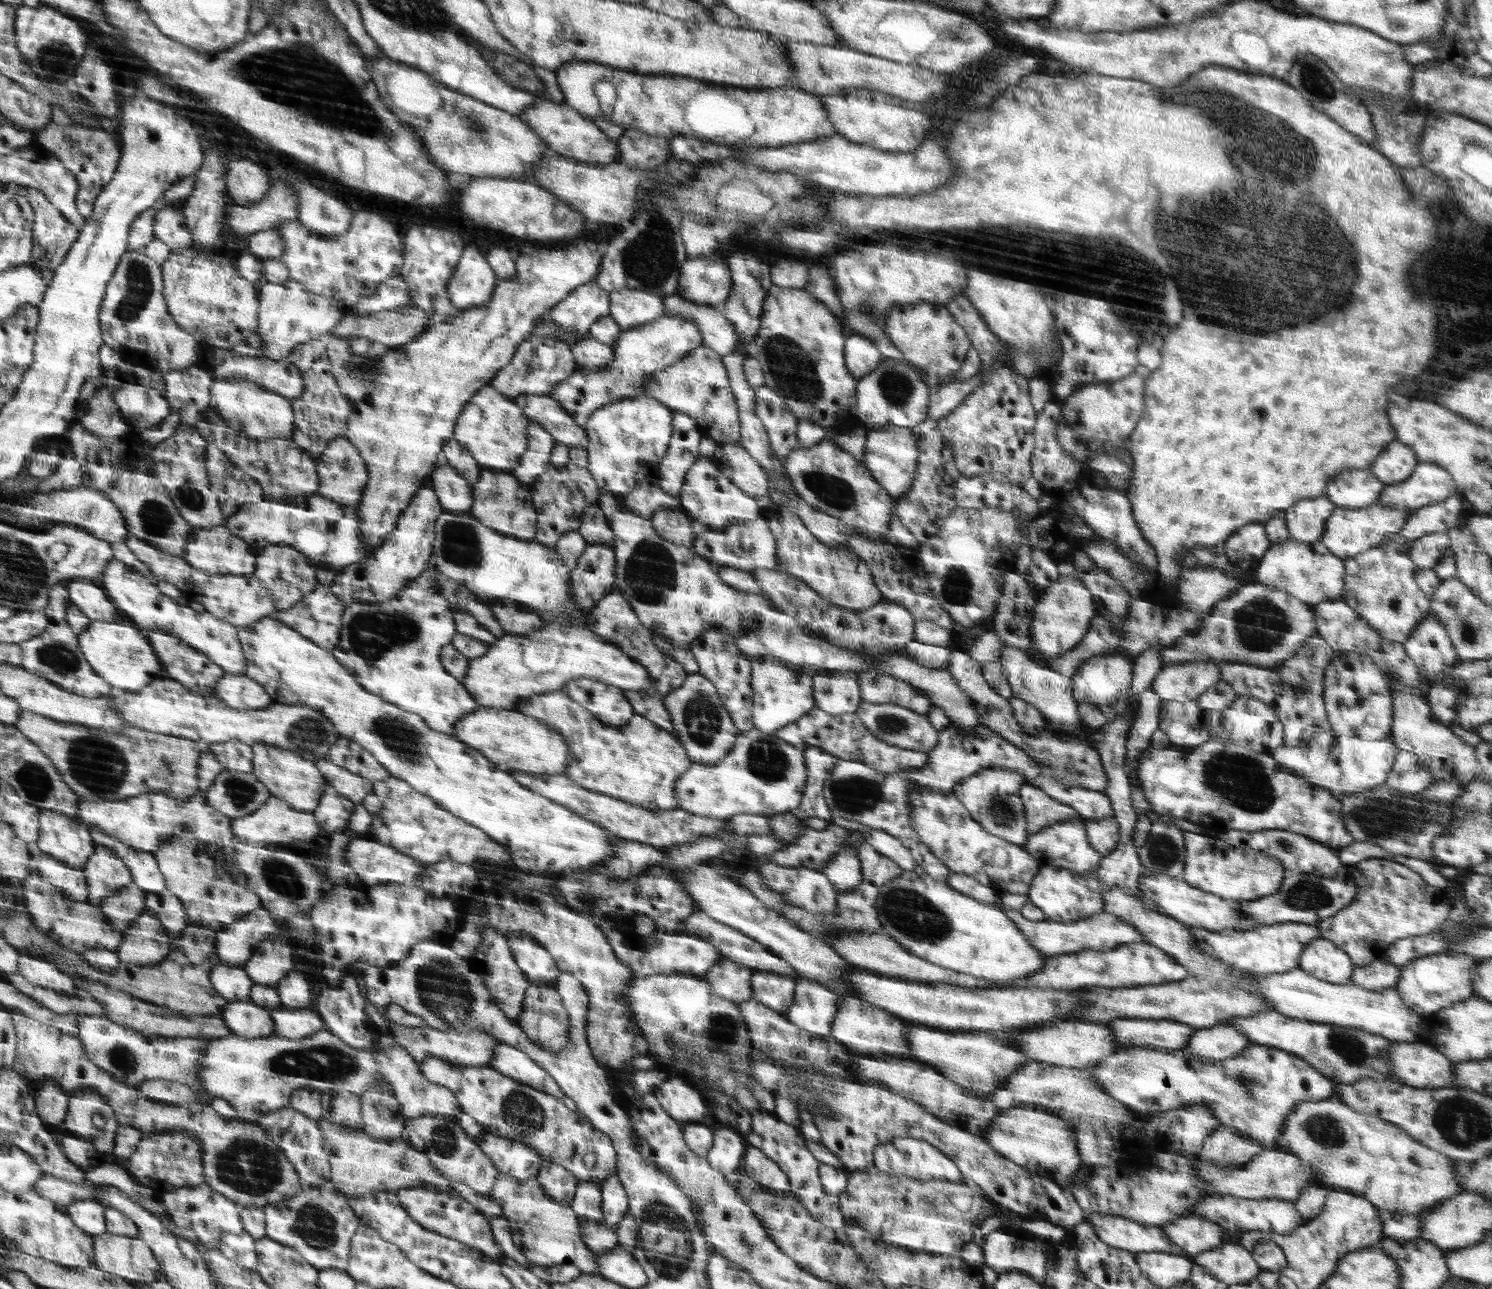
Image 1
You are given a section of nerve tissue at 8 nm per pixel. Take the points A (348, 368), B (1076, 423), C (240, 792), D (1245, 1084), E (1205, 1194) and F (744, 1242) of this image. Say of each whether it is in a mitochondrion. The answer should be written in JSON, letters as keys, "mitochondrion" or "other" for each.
{"A":"mitochondrion","B":"other","C":"mitochondrion","D":"mitochondrion","E":"other","F":"mitochondrion"}

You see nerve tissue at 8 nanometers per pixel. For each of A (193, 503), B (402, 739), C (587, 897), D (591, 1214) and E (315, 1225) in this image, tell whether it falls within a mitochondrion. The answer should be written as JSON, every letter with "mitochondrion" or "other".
{"A":"mitochondrion","B":"mitochondrion","C":"mitochondrion","D":"other","E":"mitochondrion"}

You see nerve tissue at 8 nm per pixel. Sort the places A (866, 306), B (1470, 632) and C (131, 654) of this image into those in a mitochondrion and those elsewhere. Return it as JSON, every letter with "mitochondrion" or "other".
{"A":"mitochondrion","B":"mitochondrion","C":"mitochondrion"}

